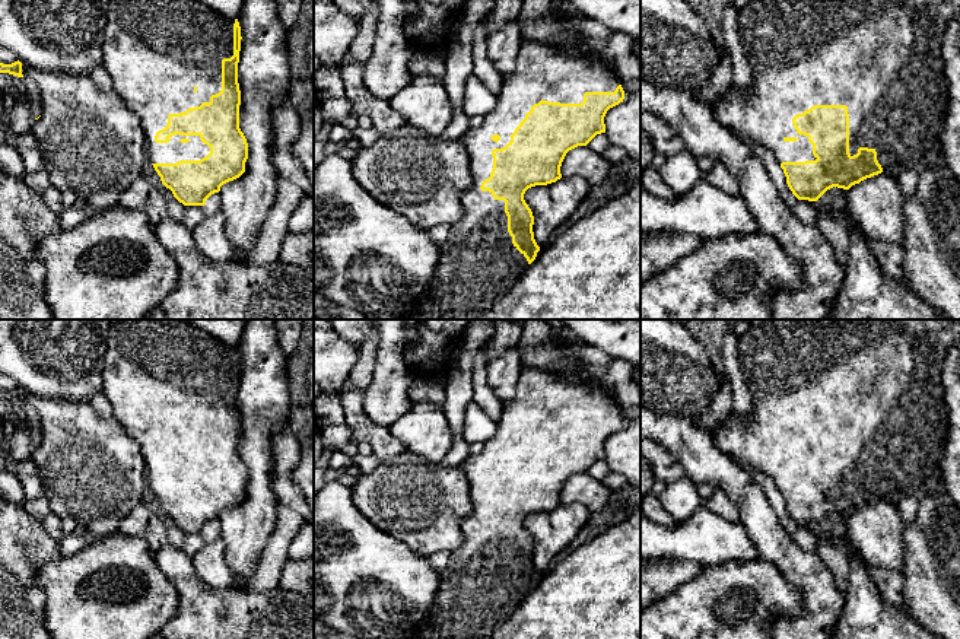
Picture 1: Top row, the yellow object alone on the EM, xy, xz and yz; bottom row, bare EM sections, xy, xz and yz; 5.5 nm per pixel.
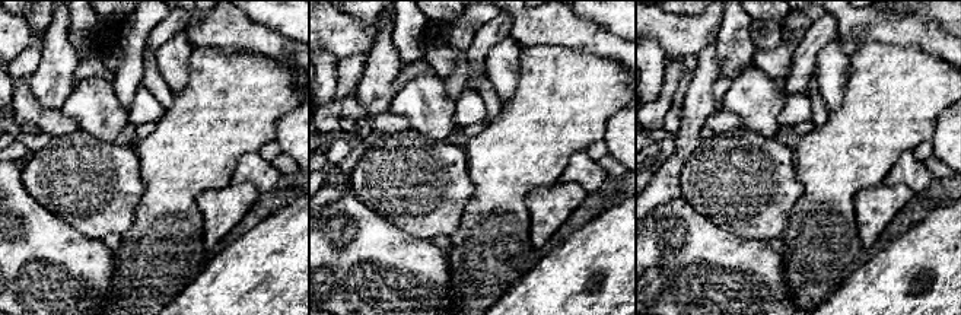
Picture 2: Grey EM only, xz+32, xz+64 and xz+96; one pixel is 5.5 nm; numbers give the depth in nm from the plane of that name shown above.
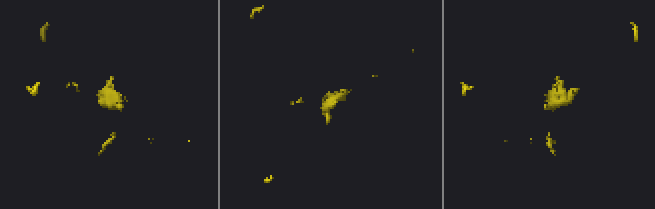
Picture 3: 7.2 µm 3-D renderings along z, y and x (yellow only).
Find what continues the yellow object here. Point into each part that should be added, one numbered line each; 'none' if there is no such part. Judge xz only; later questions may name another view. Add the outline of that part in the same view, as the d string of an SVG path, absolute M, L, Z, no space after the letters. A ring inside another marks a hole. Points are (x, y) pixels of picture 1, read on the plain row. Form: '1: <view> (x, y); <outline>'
1: xz (477, 591); M524 368L516 382L516 397L503 404L496 433L484 442L480 454L470 455L460 468L468 480L471 512L461 522L462 544L451 553L448 566L439 573L439 586L432 608L410 639L487 639L502 626L530 592L512 570L508 559L505 528L481 518L481 509L493 496L493 476L511 468L511 461L541 426L560 430L581 430L585 419L614 419L619 406L613 394L579 378L559 378L557 371Z

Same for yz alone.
1: yz (880, 381); M766 320L762 324L751 324L740 340L740 365L753 398L751 416L740 420L731 413L728 423L712 433L715 446L729 458L740 458L762 470L775 480L779 490L816 487L813 471L808 464L798 461L792 445L808 438L814 432L846 432L849 441L849 480L858 480L859 474L874 476L877 487L884 500L897 505L902 499L913 496L918 500L940 489L940 462L945 452L947 411L944 403L944 387L941 381L945 353L960 343L960 320Z

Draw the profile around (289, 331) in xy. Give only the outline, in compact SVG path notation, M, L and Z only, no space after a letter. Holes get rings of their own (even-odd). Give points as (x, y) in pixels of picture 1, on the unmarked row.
M276 320L279 347L286 357L301 341L303 325L303 320Z

